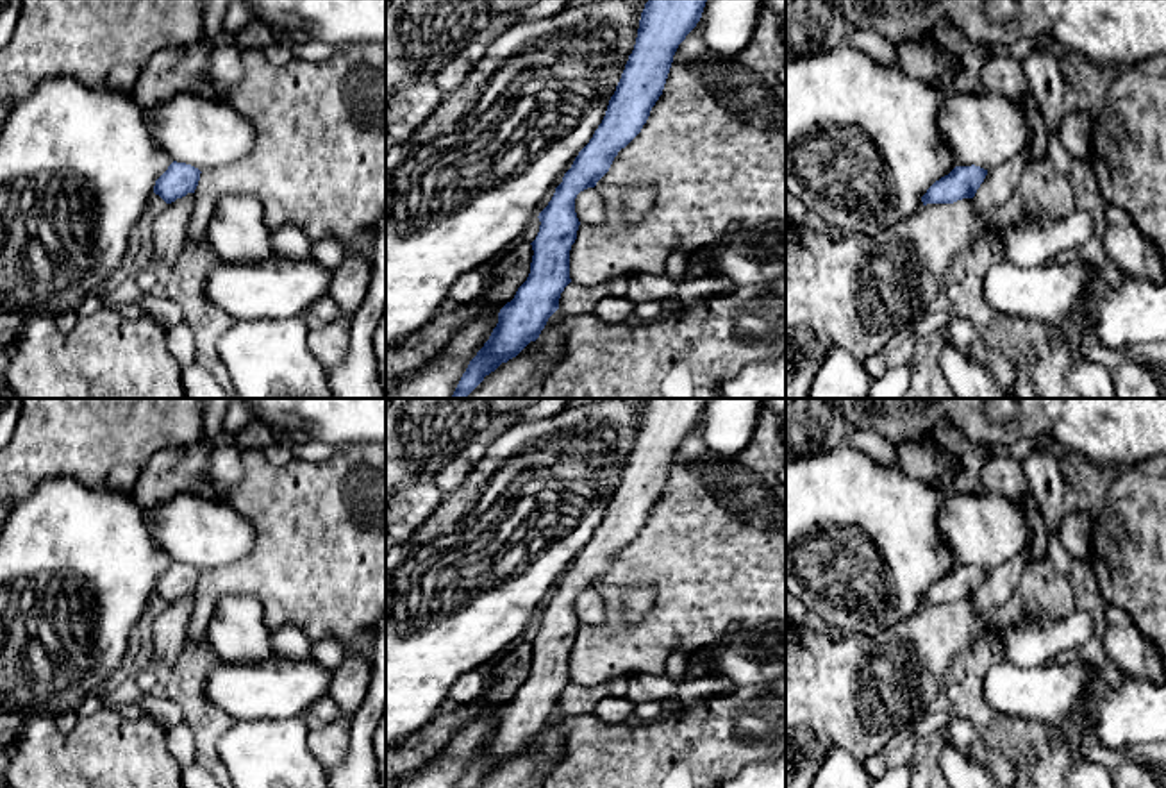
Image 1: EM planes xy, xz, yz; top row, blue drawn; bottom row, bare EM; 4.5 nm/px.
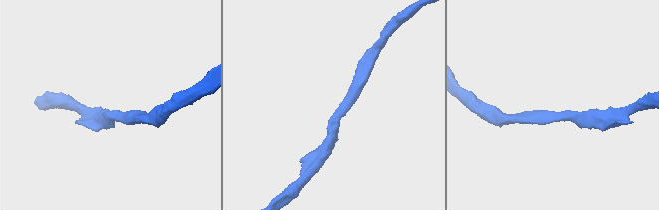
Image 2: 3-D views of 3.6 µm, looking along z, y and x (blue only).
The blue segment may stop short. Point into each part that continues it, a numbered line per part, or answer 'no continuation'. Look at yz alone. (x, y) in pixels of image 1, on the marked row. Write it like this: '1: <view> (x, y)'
no continuation

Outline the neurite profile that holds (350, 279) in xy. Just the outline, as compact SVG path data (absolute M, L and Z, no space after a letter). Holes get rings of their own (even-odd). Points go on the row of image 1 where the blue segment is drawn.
M346 256L334 270L327 297L343 316L350 316L361 306L371 279L370 257Z

